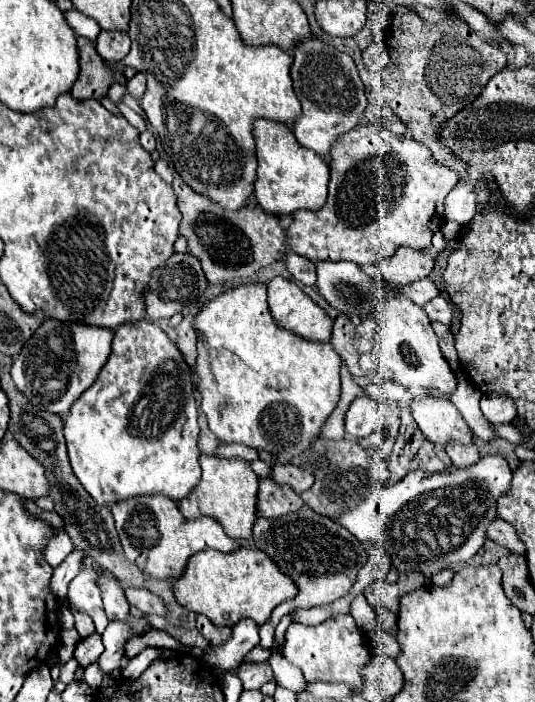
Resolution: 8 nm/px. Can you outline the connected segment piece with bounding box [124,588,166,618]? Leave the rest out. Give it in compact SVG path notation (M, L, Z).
M126 588L126 598L132 606L140 608L144 614L158 614L166 616L166 604L162 604L160 596L154 596L152 592L146 592L146 588Z

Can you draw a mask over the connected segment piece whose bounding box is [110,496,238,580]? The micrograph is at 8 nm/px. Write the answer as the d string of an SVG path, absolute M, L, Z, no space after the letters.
M140 496L116 502L110 510L116 520L116 530L126 558L150 578L176 580L184 574L186 562L194 554L202 550L232 552L238 548L238 542L228 538L216 520L210 520L208 516L202 516L202 520L186 520L178 506L166 496Z

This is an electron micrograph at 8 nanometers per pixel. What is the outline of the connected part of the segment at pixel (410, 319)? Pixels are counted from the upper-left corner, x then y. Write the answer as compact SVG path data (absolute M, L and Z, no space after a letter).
M394 296L386 298L386 302L382 302L374 310L374 318L380 322L380 326L376 332L376 342L372 352L376 354L378 362L392 372L392 382L404 386L410 392L412 400L422 400L426 396L434 398L432 394L434 390L444 396L454 394L456 376L440 352L438 338L430 326L424 308L416 306L414 302L402 296Z

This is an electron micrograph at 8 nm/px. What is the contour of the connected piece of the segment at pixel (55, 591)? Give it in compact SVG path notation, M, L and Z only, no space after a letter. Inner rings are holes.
M72 550L72 552L64 558L64 562L62 562L58 568L54 568L52 578L50 578L50 594L52 594L56 600L62 600L62 598L66 596L68 582L80 572L82 558L84 558L84 552Z

